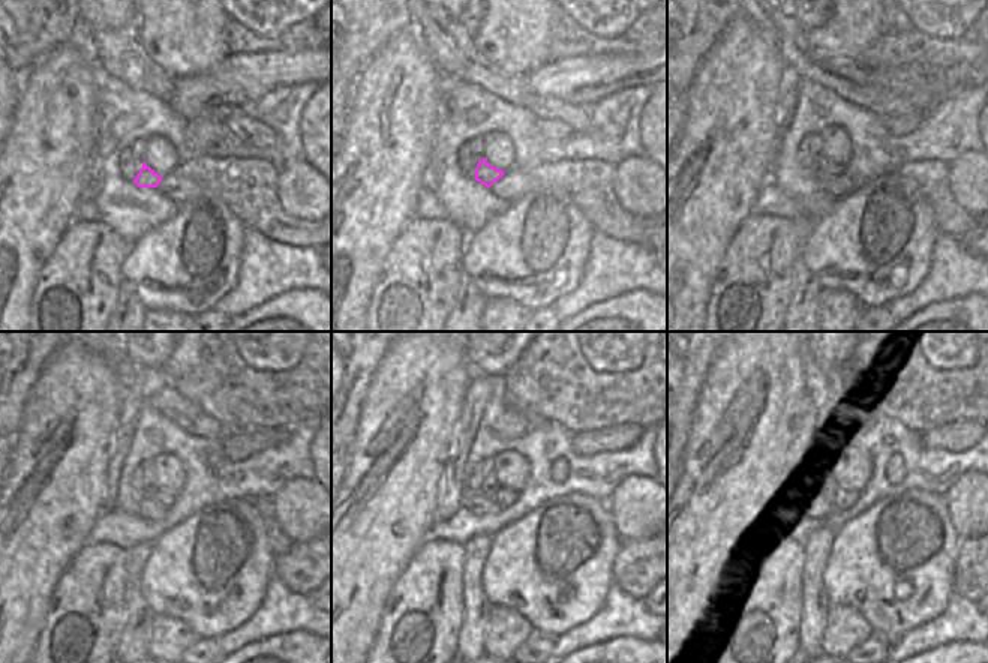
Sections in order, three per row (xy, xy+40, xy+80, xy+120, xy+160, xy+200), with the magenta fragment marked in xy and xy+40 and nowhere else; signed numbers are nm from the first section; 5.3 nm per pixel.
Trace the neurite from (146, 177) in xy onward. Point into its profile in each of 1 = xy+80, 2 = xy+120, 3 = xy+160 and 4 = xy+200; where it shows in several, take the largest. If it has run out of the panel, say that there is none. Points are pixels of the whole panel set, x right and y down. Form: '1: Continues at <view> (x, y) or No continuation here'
1: Continues at xy+80 (820, 168)
2: Continues at xy+120 (165, 498)
3: Continues at xy+160 (504, 497)
4: Continues at xy+200 (843, 498).

